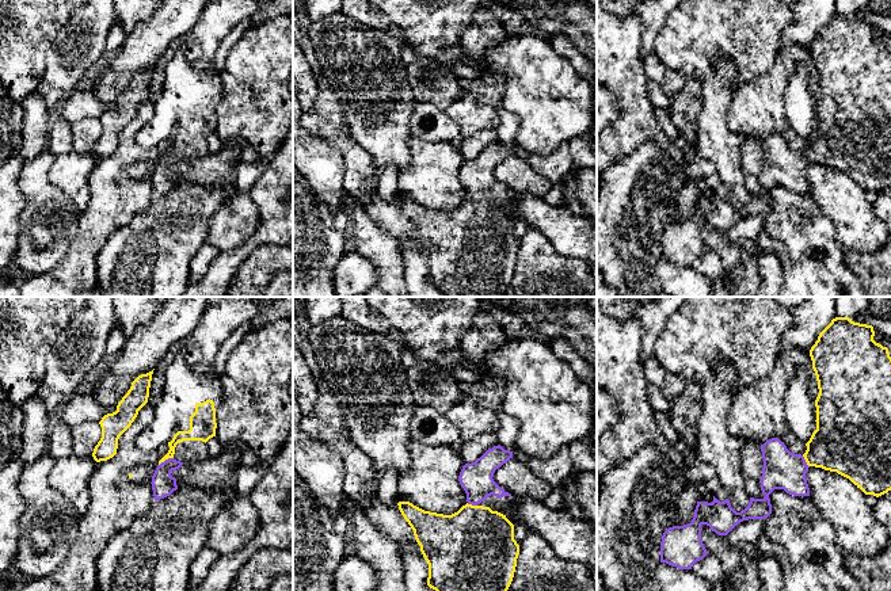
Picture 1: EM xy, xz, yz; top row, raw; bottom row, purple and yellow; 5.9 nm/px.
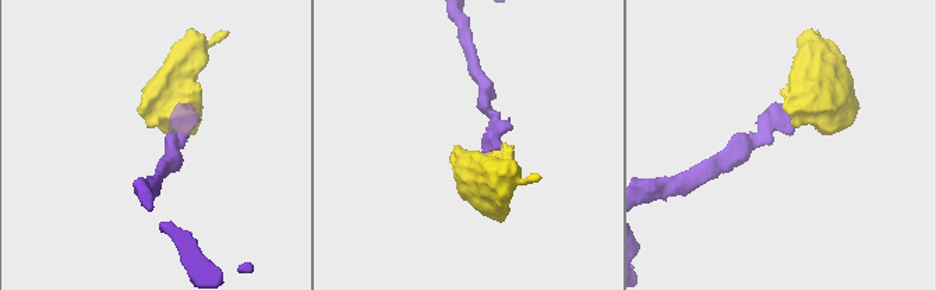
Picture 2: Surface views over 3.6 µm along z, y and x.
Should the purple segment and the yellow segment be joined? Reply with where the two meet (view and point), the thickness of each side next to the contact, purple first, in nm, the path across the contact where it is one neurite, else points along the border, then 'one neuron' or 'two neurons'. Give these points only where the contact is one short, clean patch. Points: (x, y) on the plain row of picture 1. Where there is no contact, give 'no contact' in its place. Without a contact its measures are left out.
contact xy (166, 156); calibres 140 and 100 nm; way xy (163, 180), (166, 156), (181, 132), (197, 128); one neuron

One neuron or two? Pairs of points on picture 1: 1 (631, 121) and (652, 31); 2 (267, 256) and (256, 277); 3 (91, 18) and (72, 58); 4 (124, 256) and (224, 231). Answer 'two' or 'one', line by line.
1: two
2: one
3: one
4: two

